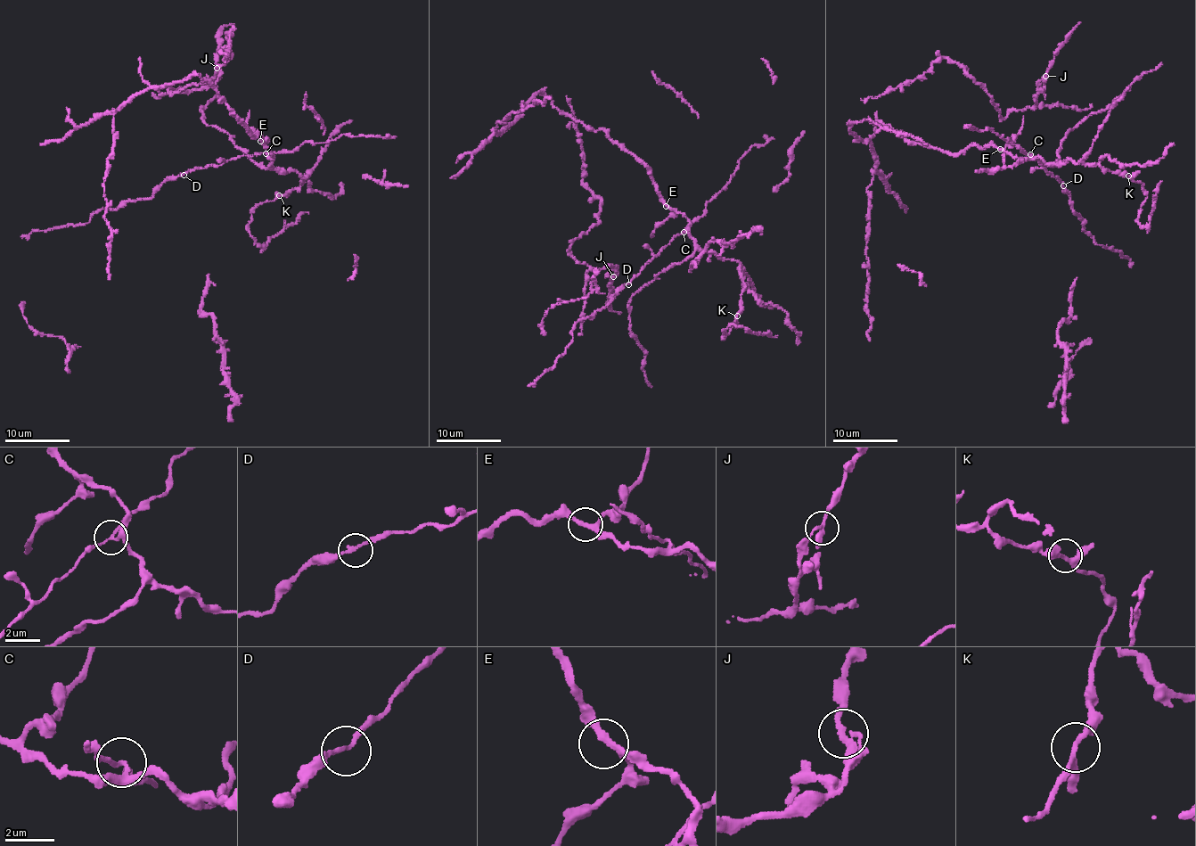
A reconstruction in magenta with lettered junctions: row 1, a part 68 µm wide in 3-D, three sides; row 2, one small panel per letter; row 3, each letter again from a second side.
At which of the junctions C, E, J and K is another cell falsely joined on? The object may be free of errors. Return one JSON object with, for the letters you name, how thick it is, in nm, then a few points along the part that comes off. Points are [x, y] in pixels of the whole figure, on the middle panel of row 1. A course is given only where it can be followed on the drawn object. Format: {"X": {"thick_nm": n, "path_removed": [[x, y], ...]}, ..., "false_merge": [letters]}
{"C": {"thick_nm": 160, "path_removed": [[683, 231], [618, 290], [610, 301], [592, 316], [582, 317], [571, 334], [573, 341], [552, 367], [528, 386]]}, "false_merge": ["C"]}

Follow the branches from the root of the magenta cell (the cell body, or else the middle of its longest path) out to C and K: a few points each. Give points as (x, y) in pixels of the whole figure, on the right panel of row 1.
C: (997, 148), (1018, 158), (1030, 158), (1029, 154)
K: (997, 148), (1024, 159), (1040, 158), (1047, 164), (1053, 165), (1071, 159), (1077, 163), (1097, 165), (1128, 176)

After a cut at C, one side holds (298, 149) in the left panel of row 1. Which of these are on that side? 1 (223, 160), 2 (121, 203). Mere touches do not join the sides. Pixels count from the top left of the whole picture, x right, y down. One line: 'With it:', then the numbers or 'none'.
With it: 1, 2

